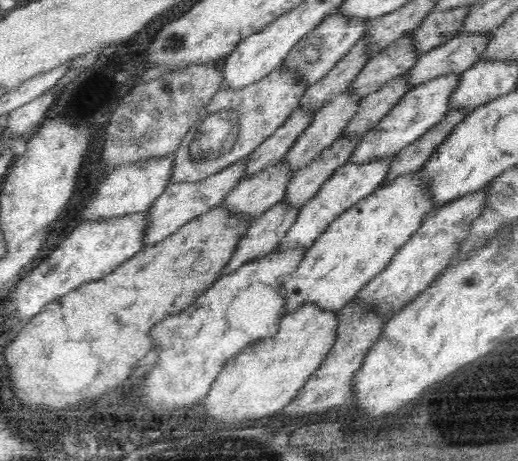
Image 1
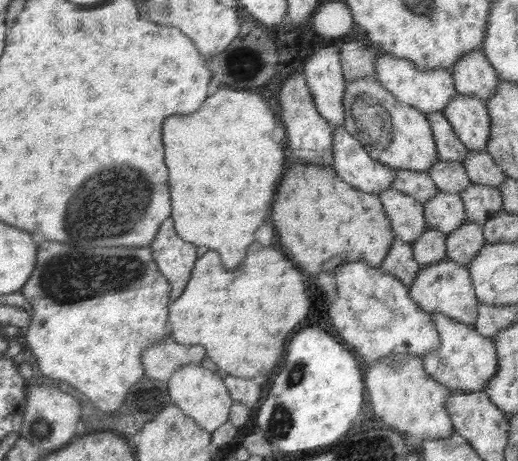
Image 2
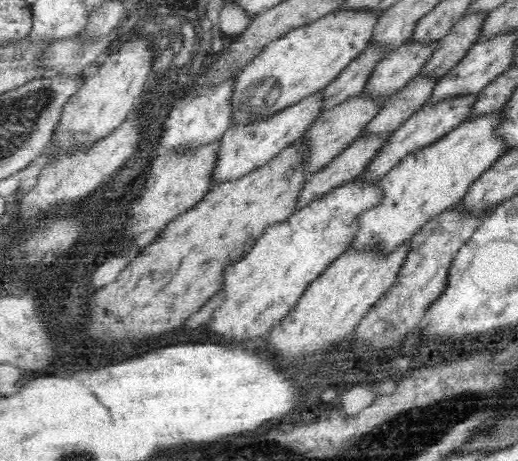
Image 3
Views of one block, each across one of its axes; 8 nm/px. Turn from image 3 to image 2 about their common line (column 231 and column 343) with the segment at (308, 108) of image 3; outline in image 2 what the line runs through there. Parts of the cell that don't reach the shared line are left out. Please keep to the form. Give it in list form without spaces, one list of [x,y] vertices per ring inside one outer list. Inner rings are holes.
[[[335,126],[335,172],[360,192],[387,191],[398,174],[394,168],[375,160],[343,126]]]

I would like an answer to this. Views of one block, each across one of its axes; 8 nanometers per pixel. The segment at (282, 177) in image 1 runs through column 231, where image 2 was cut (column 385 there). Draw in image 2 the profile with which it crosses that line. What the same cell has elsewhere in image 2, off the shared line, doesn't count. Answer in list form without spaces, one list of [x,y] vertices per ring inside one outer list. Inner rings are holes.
[[[392,187],[380,192],[379,197],[391,219],[396,239],[412,244],[427,231],[426,210],[421,201]]]

